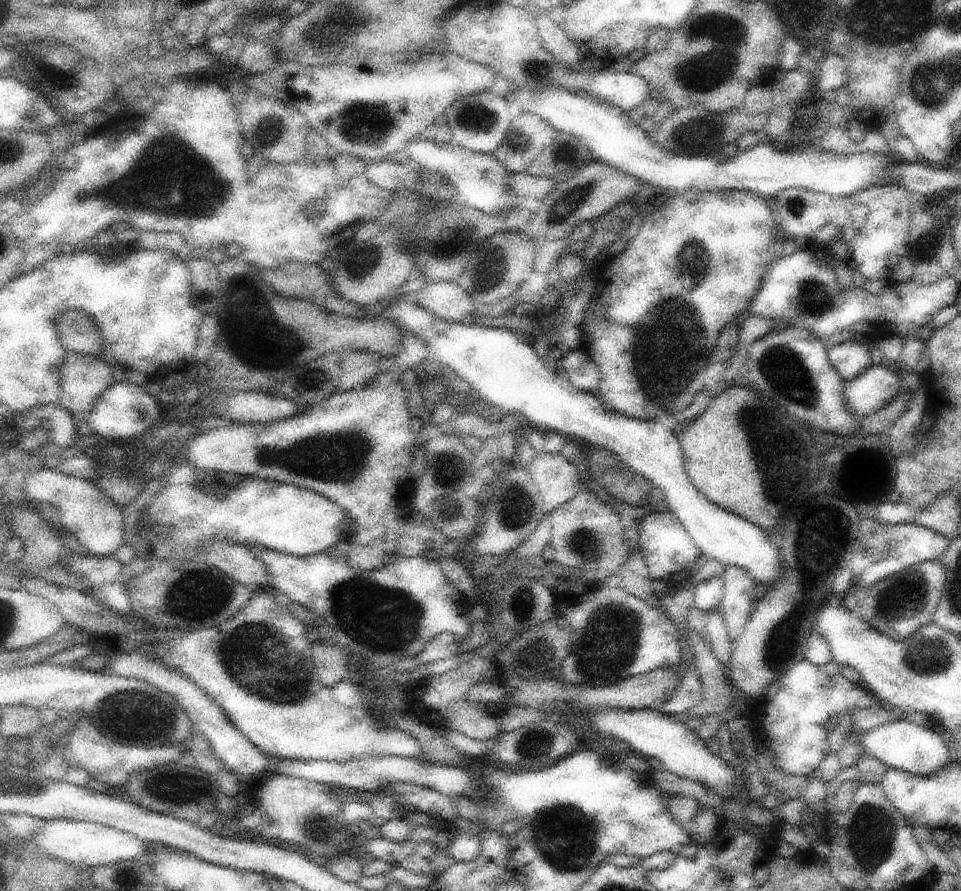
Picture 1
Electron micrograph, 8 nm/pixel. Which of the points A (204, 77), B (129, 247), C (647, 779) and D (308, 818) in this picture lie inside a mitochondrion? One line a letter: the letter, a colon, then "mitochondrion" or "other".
A: other
B: other
C: other
D: mitochondrion

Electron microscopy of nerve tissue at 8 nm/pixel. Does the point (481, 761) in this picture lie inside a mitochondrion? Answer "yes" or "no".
no

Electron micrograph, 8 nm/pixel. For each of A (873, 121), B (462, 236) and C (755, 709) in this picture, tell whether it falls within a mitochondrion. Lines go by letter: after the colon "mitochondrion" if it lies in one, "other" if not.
A: other
B: mitochondrion
C: other

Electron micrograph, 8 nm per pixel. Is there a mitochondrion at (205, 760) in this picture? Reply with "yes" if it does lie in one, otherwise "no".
no

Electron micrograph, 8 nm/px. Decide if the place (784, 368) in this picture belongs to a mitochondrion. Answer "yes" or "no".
yes

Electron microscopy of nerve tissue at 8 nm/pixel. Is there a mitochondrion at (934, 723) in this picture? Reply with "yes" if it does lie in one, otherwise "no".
no

